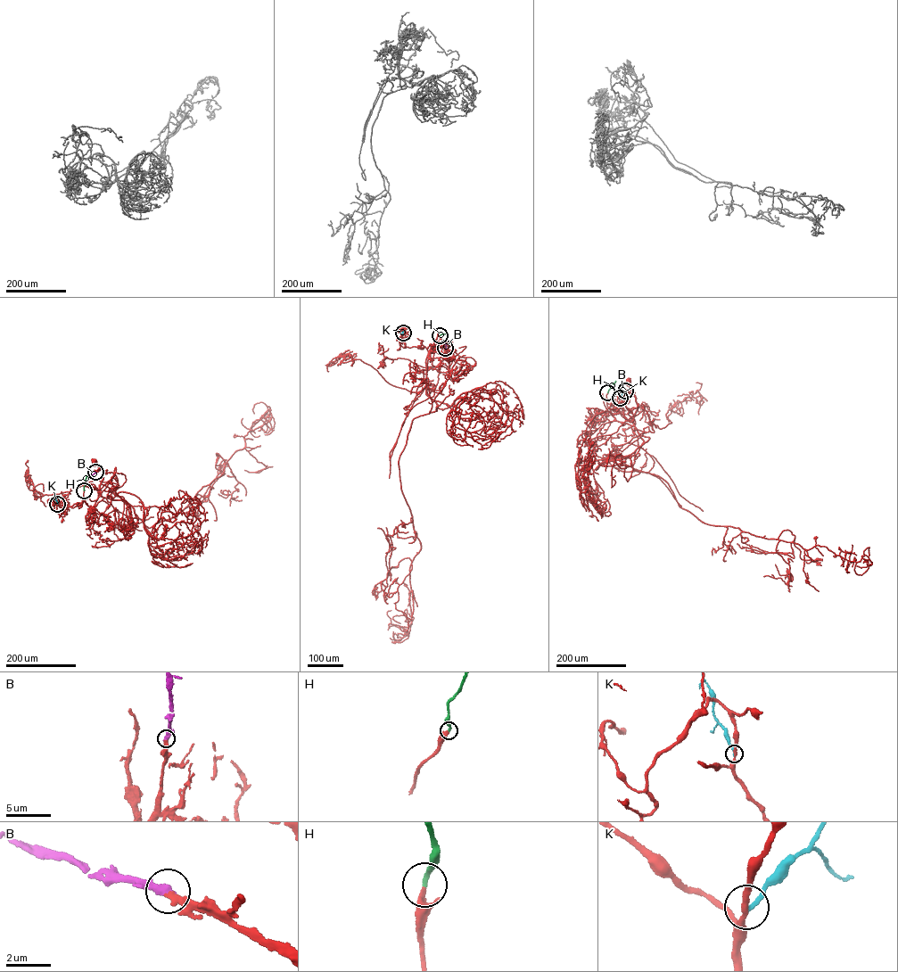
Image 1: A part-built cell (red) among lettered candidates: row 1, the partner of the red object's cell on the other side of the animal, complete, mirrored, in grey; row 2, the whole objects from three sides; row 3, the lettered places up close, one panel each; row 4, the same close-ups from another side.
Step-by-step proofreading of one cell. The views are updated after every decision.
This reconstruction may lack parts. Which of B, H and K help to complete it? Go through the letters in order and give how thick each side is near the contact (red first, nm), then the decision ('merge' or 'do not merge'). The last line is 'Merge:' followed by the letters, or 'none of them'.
B: 300 nm thick on the red side, 380 nm on the other; merge
H: 240 nm thick on the red side, 200 nm on the other; merge
K: 220 nm thick on the red side, 200 nm on the other; do not merge
Merge: B, H

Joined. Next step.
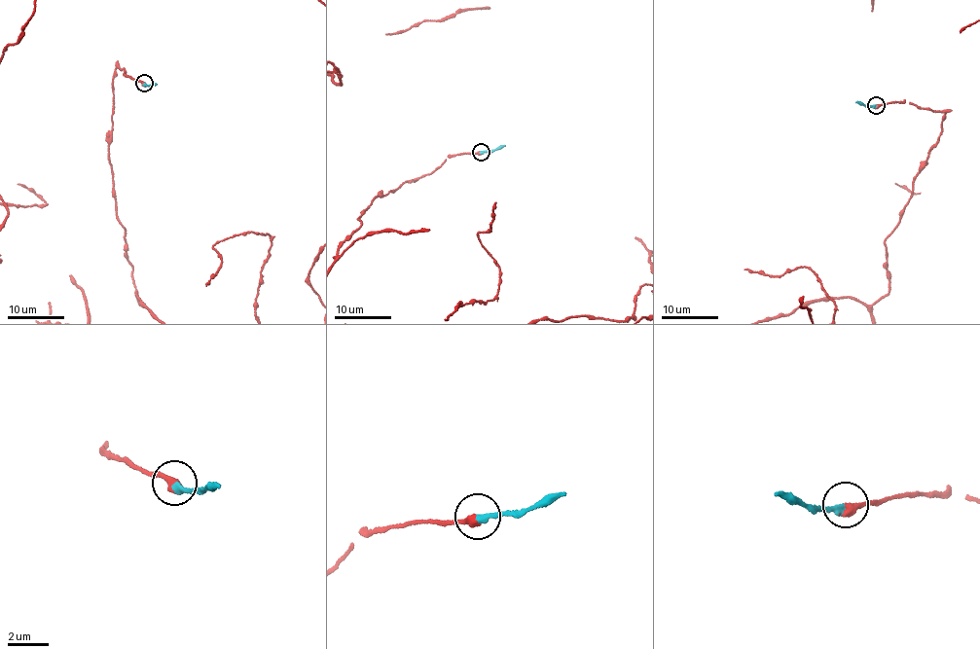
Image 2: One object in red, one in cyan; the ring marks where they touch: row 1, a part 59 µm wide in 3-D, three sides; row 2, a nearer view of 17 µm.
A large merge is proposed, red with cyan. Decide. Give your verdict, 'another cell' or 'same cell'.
same cell

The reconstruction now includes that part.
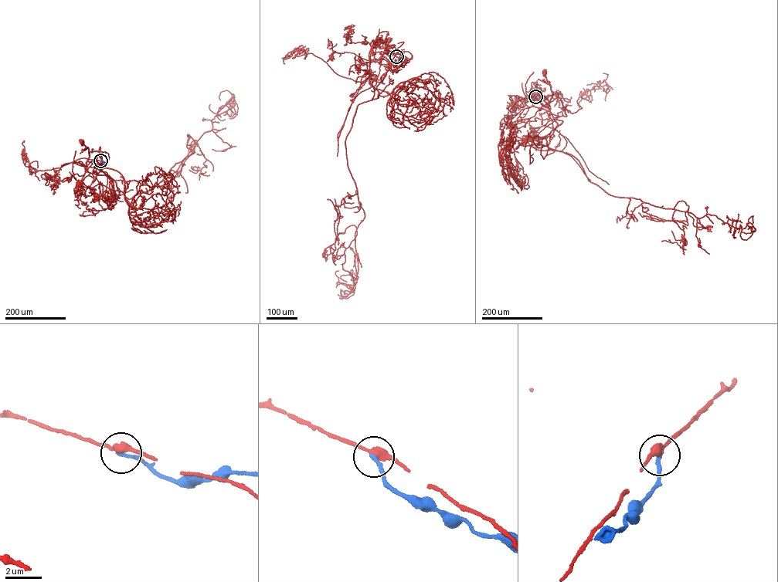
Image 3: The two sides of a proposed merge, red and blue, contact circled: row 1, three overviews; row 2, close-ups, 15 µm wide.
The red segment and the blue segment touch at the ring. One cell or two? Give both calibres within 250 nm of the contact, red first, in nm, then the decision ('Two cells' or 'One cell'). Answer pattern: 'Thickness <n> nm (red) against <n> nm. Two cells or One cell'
Thickness 360 nm (red) against 220 nm. Two cells

